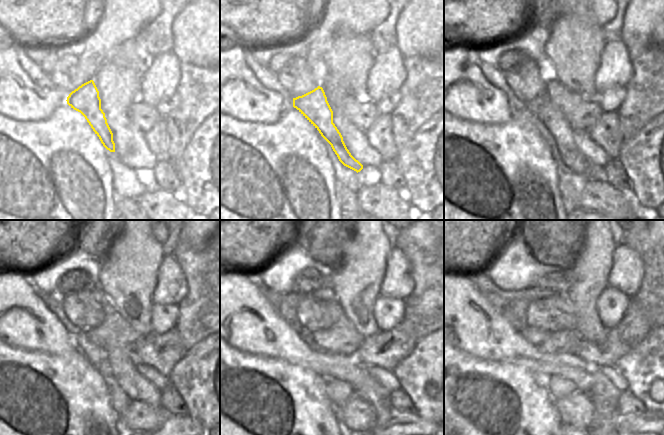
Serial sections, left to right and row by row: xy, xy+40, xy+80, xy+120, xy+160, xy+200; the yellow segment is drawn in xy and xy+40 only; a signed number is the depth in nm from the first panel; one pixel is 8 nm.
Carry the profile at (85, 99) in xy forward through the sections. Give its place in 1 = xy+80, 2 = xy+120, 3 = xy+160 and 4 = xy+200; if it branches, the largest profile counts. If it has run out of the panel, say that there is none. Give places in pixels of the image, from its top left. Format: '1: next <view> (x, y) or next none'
1: next xy+80 (541, 106)
2: next xy+120 (137, 387)
3: next xy+160 (370, 391)
4: next xy+200 (604, 422)

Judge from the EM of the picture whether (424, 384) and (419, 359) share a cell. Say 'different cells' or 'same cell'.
same cell

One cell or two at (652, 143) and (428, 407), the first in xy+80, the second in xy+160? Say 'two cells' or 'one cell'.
one cell

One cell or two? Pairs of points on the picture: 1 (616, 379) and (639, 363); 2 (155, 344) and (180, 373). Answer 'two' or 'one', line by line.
1: two
2: two

